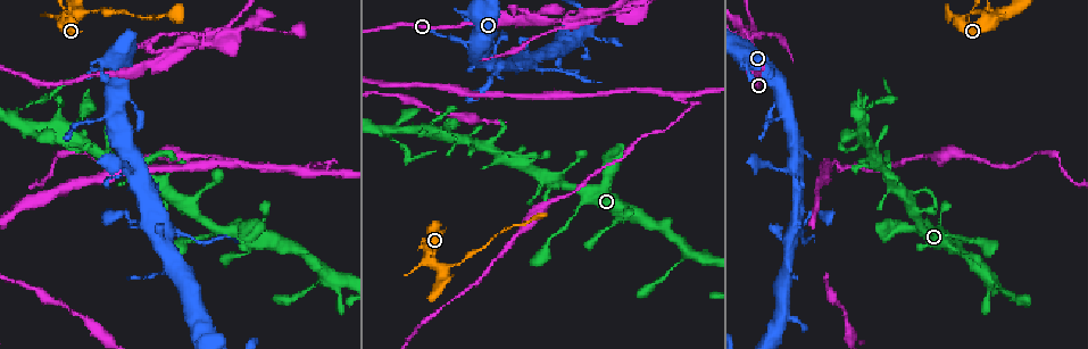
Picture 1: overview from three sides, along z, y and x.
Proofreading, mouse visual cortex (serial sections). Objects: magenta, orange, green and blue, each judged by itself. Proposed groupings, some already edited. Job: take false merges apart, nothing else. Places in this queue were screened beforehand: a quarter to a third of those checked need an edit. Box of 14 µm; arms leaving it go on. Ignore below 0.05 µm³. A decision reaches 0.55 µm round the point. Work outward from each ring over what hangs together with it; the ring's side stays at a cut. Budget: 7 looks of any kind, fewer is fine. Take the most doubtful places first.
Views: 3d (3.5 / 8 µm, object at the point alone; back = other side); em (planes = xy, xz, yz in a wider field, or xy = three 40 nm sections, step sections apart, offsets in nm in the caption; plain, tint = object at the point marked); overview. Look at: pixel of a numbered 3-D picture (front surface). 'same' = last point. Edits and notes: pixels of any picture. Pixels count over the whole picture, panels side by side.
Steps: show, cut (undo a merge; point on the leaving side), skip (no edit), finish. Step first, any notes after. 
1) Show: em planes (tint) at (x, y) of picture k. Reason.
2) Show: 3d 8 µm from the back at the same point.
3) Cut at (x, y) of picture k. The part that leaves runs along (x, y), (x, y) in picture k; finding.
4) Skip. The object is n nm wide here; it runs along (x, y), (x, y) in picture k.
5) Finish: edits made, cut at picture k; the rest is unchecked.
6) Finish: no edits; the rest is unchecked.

Show: 3d 8 µm at (100, 9) of picture 1. Thin neck.

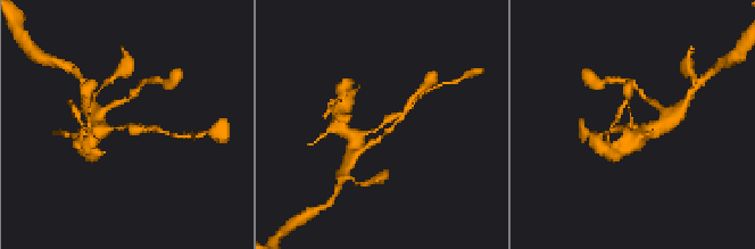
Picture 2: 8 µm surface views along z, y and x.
Show: em planes (tint) at (125, 127) of picture 2. The arms are 200, 400 nm wide.

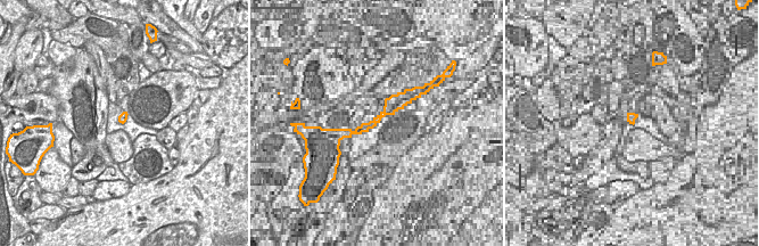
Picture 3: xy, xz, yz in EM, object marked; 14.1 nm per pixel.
Skip. It runs along (351, 135), (372, 132), (407, 108) in picture 2; all the same cell.

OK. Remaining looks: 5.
Show: 3d 3.5 µm at (153, 209) of picture 1. Looks like a crossing.

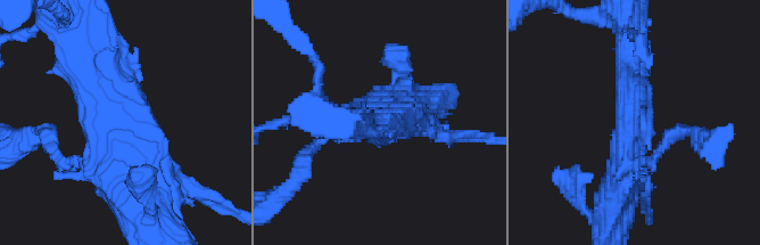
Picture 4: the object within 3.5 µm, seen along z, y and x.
Show: em planes (tint) at (124, 118) of picture 4.

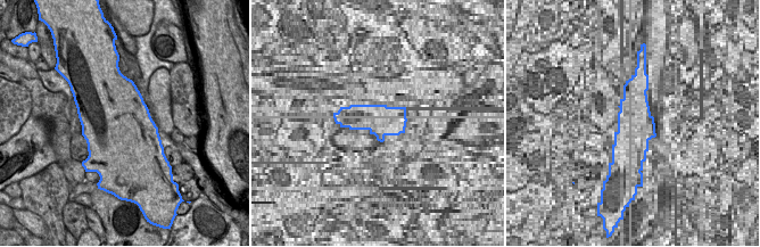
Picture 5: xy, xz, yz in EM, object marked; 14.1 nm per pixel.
Skip. All the same cell.

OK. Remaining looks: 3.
Show: 3d 3.5 µm from the back at (869, 109) of picture 1. Sharp bend.

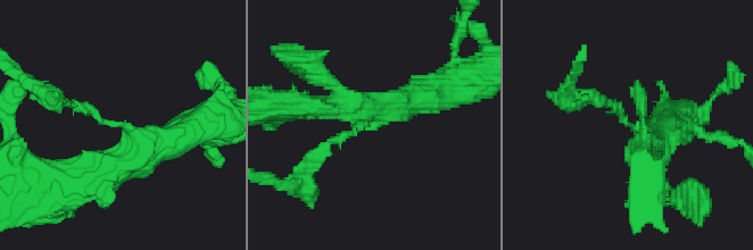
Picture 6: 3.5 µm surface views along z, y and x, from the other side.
Show: em xy step 1 (tint) at (105, 124) of picture 6. The arms are 150, 400 nm wide.

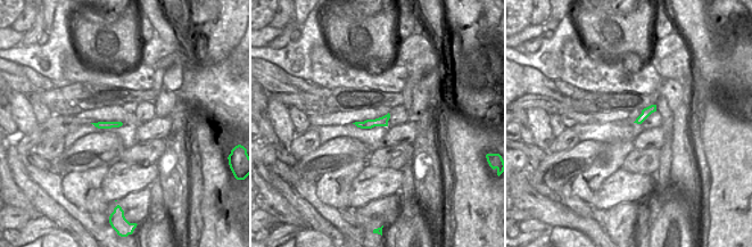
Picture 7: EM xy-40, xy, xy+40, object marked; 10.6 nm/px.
Cut at (338, 139) of picture 6. The object is 100 nm wide here; the part that leaves runs along (116, 126), (47, 94) in picture 6; a second cell is stuck on.

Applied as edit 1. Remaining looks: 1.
Finish: edits made, cut at picture 6; the rest is unchecked.

